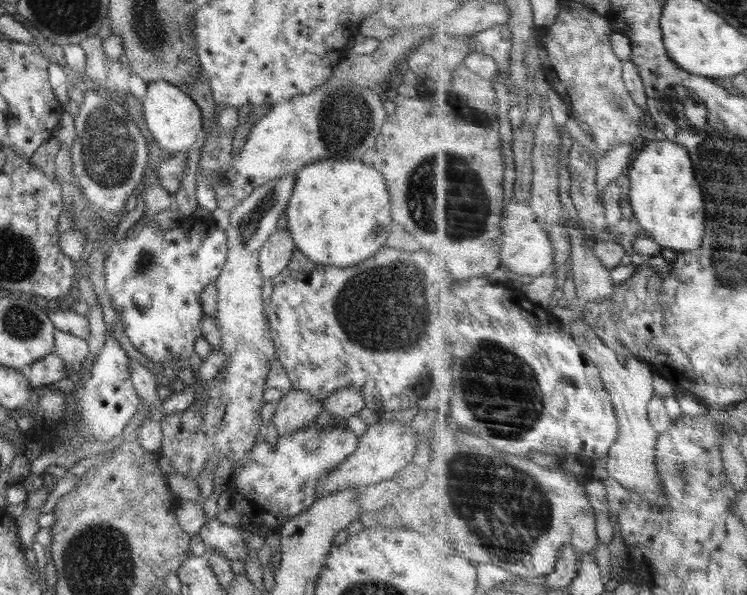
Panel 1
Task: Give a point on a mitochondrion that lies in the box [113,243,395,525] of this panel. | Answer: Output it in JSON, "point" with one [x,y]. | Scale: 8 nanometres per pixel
{"point":[146,261]}

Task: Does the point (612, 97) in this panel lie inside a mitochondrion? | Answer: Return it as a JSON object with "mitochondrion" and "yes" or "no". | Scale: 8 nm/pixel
{"mitochondrion":"yes"}

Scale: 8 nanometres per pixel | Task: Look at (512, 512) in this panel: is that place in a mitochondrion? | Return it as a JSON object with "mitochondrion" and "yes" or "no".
{"mitochondrion":"yes"}

